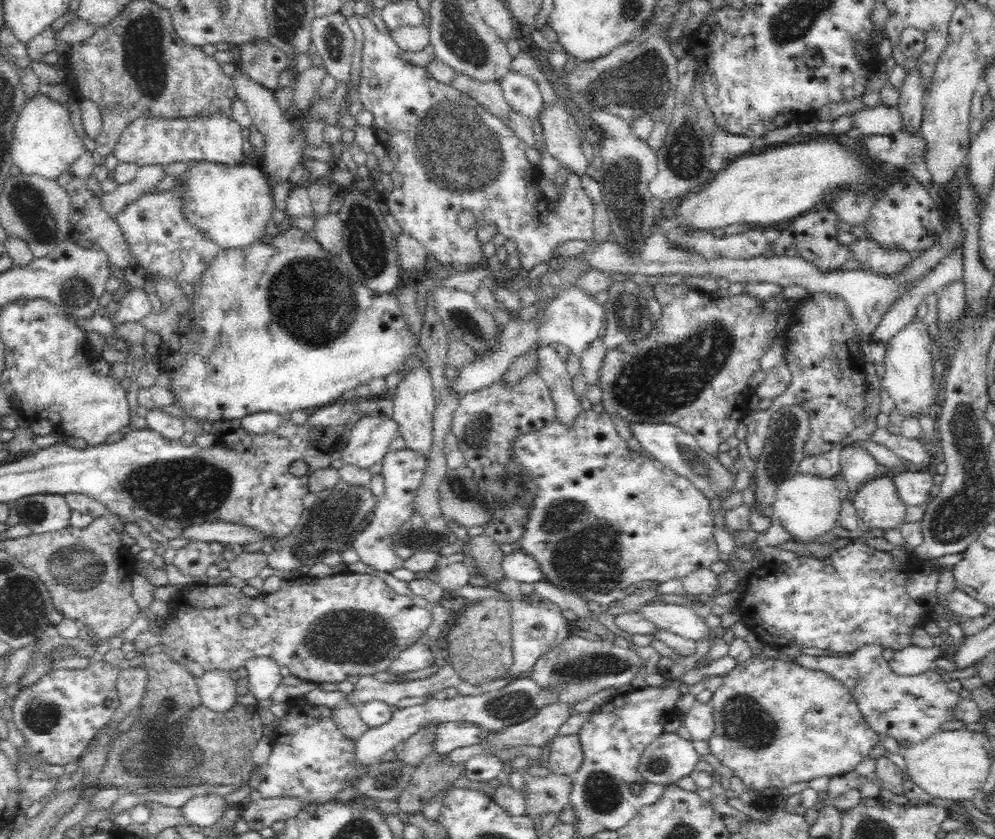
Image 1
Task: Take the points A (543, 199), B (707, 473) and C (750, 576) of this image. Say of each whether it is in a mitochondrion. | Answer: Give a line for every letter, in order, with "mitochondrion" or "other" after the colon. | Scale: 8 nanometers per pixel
A: other
B: mitochondrion
C: other

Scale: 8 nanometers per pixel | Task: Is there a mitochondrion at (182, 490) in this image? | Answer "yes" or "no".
yes

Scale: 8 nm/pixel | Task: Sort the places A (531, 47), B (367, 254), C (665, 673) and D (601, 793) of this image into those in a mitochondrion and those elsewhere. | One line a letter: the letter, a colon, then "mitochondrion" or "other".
A: other
B: mitochondrion
C: other
D: mitochondrion

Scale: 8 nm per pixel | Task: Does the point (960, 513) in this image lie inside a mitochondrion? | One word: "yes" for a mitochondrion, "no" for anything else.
yes

